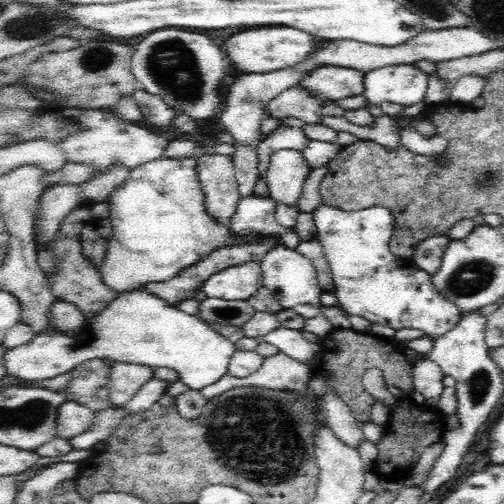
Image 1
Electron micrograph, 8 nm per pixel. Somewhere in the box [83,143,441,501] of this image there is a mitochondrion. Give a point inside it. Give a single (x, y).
(261, 438)

